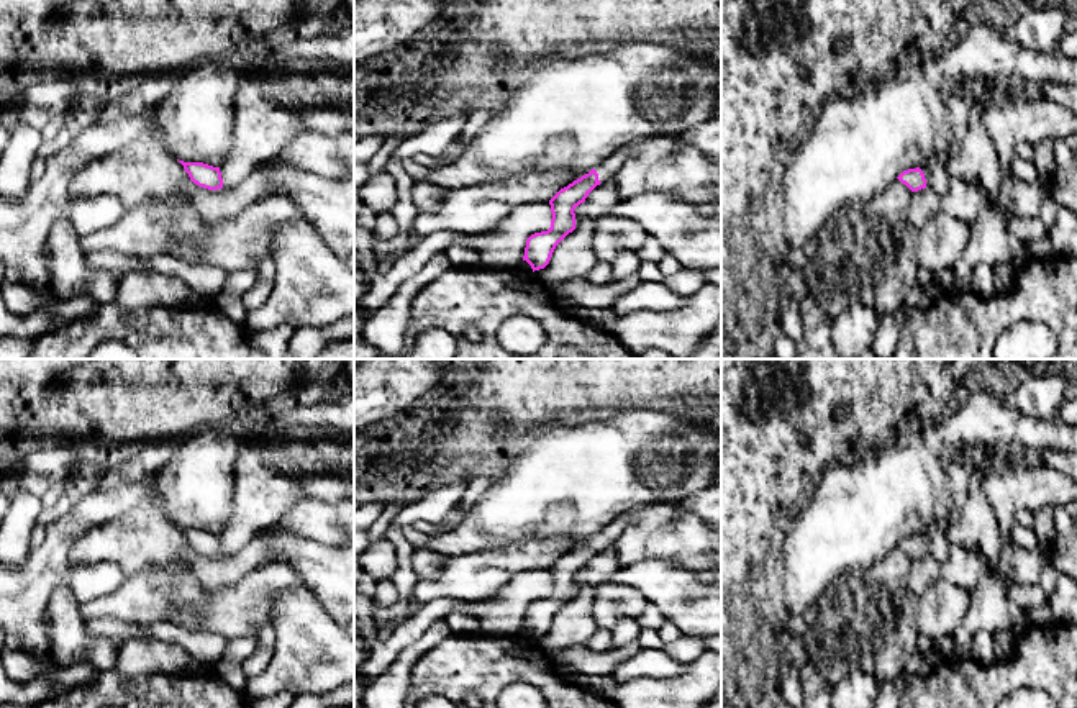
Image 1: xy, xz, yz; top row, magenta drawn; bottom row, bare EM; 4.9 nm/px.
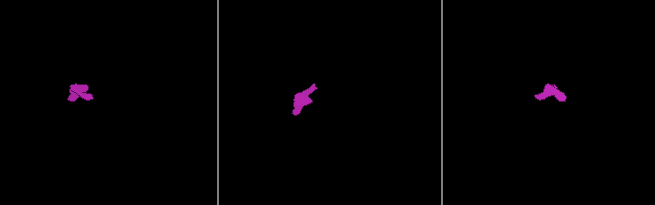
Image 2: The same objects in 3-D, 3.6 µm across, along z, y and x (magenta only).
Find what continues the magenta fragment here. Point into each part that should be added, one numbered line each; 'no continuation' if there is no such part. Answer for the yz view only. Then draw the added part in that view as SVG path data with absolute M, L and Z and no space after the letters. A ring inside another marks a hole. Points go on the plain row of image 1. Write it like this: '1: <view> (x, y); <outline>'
no continuation

